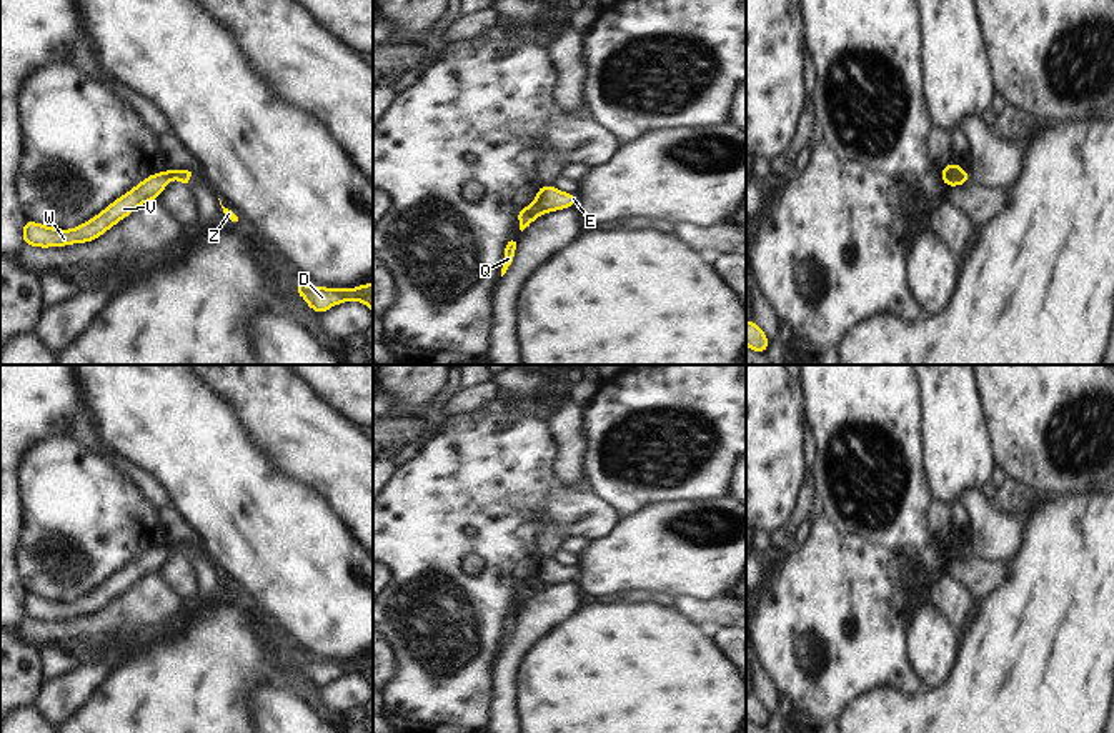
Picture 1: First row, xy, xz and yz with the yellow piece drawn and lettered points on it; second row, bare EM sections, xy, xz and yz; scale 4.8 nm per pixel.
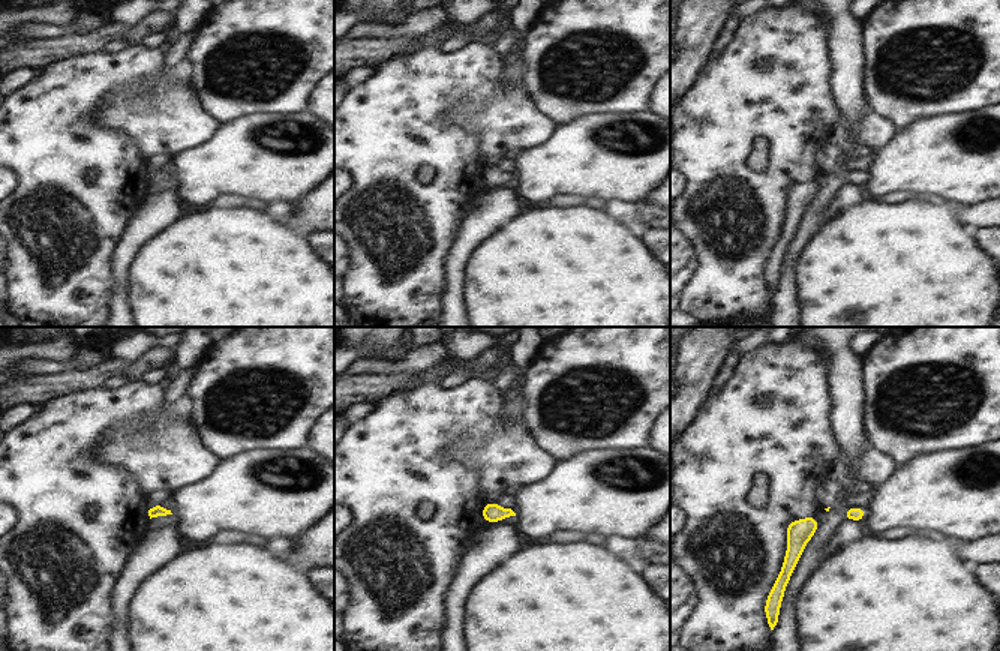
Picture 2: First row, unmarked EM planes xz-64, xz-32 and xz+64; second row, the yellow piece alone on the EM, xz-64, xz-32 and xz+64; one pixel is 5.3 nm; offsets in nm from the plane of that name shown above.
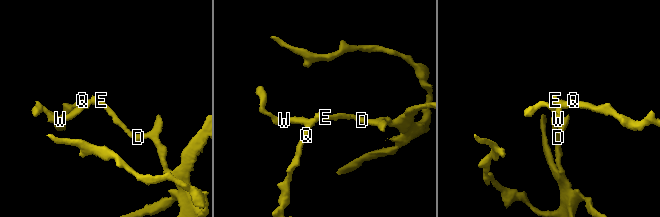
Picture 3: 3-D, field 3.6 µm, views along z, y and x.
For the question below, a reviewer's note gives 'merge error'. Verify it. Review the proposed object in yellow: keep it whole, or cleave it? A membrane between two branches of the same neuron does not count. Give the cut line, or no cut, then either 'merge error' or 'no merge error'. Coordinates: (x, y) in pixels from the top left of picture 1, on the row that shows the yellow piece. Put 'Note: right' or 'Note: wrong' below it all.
cut in xz along (535, 202), (545, 212); merge error
Note: right

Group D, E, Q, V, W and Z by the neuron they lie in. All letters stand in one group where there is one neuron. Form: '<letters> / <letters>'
D E Z / Q V W

